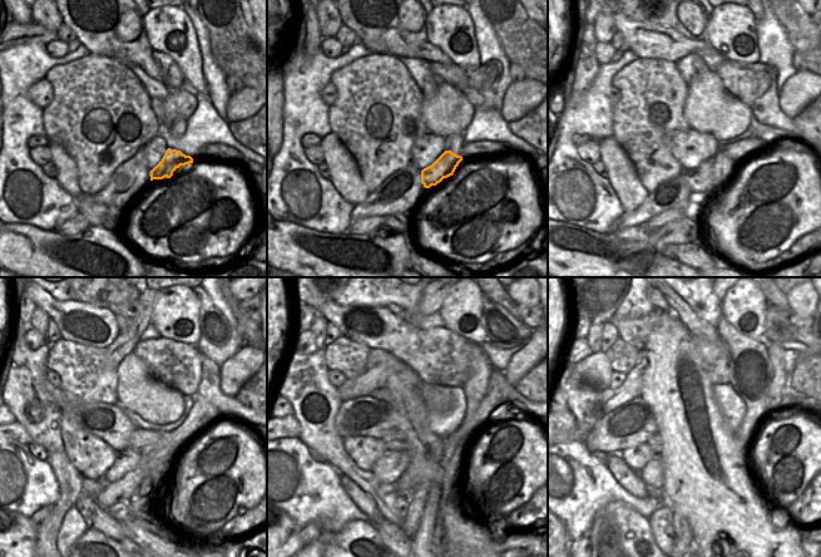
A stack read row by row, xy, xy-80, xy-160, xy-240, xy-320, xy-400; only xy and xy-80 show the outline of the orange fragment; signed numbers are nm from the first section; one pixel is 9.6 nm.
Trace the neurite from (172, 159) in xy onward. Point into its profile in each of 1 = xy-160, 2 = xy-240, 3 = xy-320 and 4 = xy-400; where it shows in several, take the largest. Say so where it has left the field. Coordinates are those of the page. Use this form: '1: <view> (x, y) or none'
1: xy-160 (700, 180)
2: xy-240 (125, 461)
3: xy-320 (391, 466)
4: xy-400 (652, 474)

